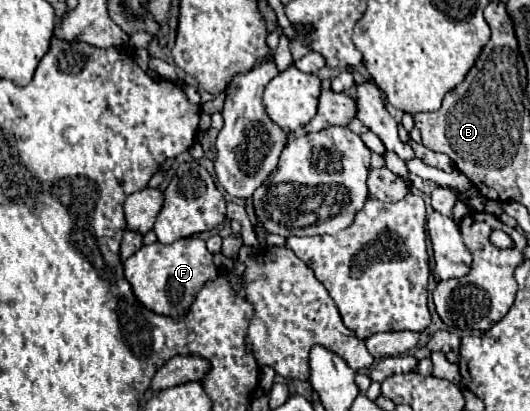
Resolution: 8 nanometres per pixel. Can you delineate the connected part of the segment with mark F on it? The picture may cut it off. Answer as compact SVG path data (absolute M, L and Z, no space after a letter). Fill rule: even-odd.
M199 236L183 238L173 244L155 242L151 246L143 246L131 258L127 258L123 266L125 276L133 286L133 292L139 302L155 314L165 316L183 316L189 310L195 294L203 288L203 284L217 276L213 254L205 248L205 242Z

